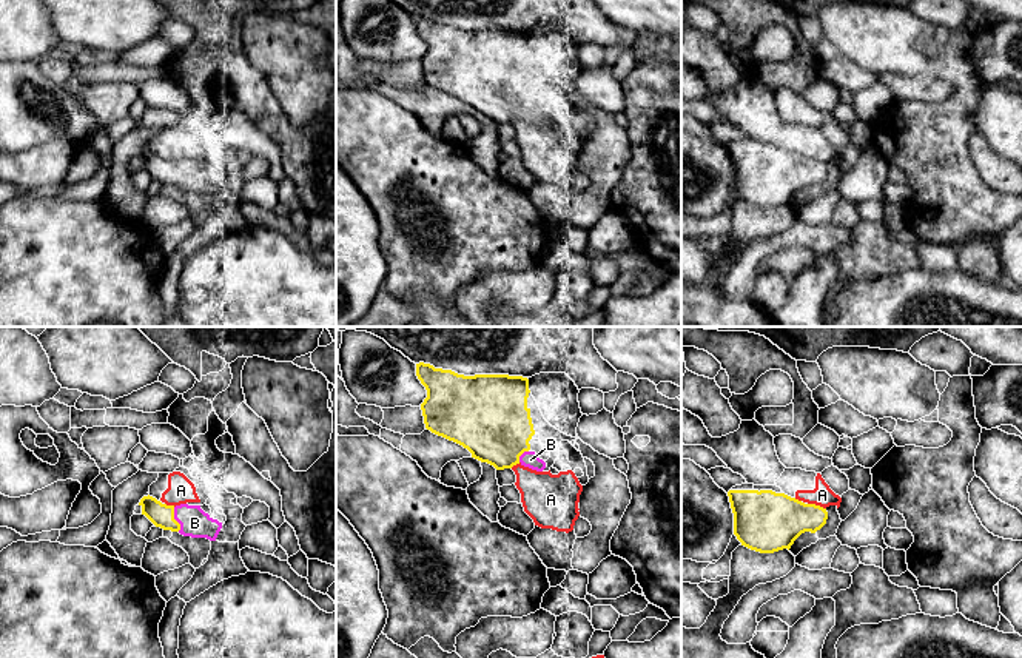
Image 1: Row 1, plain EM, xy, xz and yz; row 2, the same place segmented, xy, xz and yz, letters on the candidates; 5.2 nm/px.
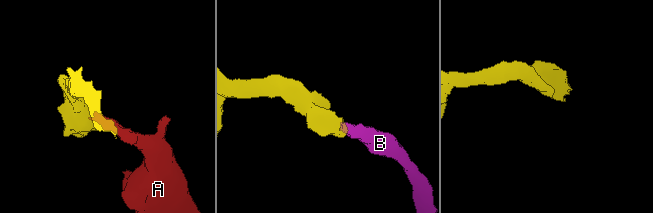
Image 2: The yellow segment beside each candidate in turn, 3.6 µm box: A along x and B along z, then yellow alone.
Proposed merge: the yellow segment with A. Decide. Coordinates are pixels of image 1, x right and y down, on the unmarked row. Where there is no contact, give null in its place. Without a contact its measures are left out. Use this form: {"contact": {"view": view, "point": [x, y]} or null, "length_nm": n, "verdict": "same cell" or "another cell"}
{"contact": {"view": "yz", "point": [817, 161]}, "length_nm": 100, "verdict": "another cell"}

